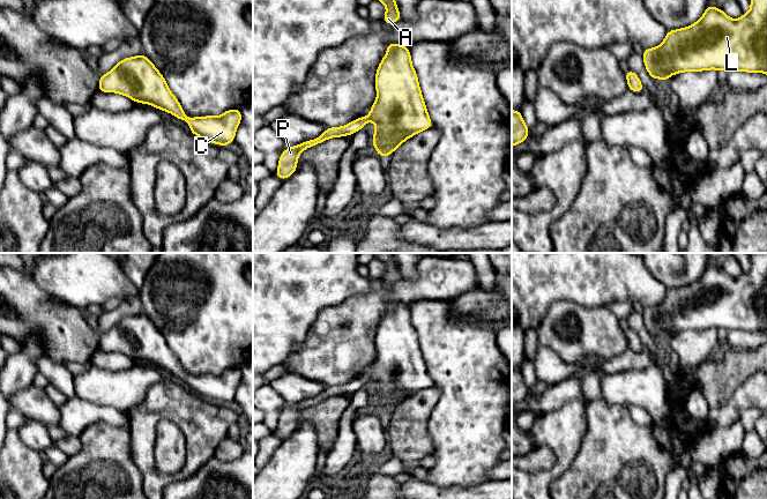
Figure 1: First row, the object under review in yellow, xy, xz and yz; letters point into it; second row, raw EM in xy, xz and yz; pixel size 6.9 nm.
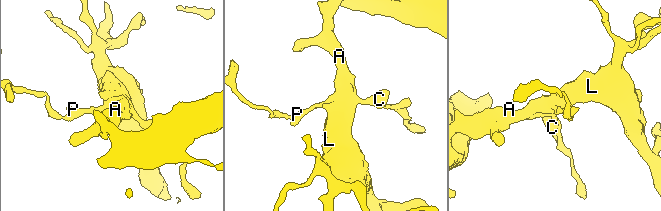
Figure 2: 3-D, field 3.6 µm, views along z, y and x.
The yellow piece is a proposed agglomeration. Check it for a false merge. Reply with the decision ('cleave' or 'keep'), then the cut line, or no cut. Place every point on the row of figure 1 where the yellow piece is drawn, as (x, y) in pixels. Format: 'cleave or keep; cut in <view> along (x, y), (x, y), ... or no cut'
keep; no cut

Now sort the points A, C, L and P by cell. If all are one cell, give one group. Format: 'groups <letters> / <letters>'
groups A C L P

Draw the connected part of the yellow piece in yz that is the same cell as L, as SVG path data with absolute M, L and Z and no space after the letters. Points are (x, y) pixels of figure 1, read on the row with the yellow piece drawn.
M751 0L750 12L738 20L708 3L699 21L690 27L668 30L663 43L643 50L642 58L655 81L662 79L668 82L672 74L709 69L767 74L767 0Z

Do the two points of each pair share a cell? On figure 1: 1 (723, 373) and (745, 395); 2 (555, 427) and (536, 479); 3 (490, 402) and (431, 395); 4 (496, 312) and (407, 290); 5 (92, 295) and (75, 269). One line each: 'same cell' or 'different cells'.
1: different cells
2: same cell
3: different cells
4: different cells
5: same cell

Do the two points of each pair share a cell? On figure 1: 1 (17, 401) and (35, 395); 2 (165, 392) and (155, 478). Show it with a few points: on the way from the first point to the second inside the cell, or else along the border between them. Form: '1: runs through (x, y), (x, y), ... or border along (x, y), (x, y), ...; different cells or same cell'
1: runs through (22, 401), (30, 400); same cell
2: runs through (149, 414), (146, 417), (146, 456); same cell

